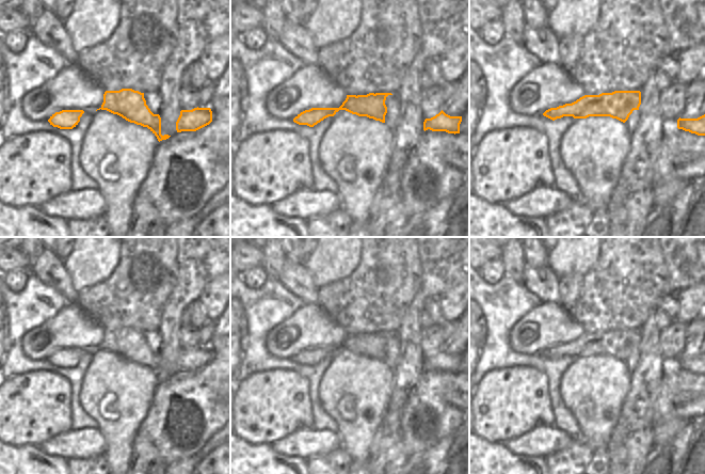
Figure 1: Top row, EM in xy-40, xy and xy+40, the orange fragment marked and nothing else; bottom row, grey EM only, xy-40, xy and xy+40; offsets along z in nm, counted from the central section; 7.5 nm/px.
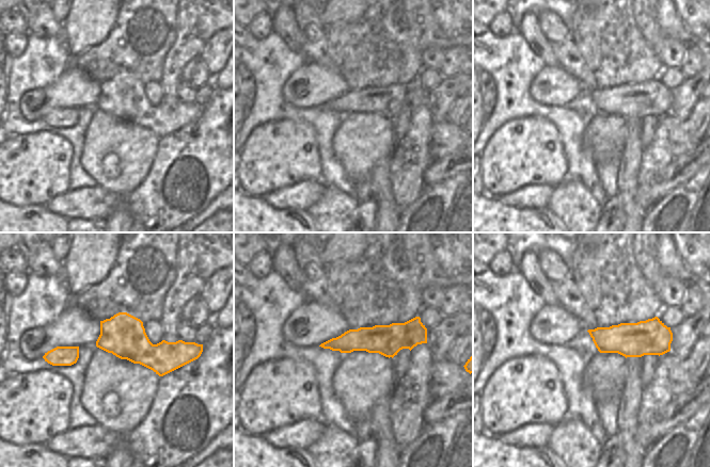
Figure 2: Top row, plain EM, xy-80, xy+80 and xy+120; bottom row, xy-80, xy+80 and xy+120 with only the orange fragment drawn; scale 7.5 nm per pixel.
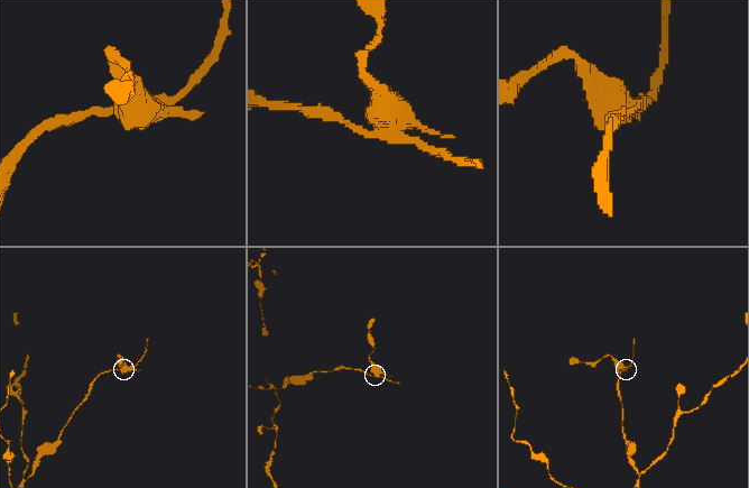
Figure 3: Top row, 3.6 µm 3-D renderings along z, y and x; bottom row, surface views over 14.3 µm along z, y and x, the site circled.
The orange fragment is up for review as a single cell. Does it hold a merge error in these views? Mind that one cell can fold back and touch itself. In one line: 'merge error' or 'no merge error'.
merge error

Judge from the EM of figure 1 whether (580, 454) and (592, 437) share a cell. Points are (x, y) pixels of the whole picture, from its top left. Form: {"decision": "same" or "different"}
{"decision": "different"}

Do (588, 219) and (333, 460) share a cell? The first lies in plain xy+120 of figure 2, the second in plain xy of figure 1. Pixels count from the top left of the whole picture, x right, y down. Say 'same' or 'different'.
same

